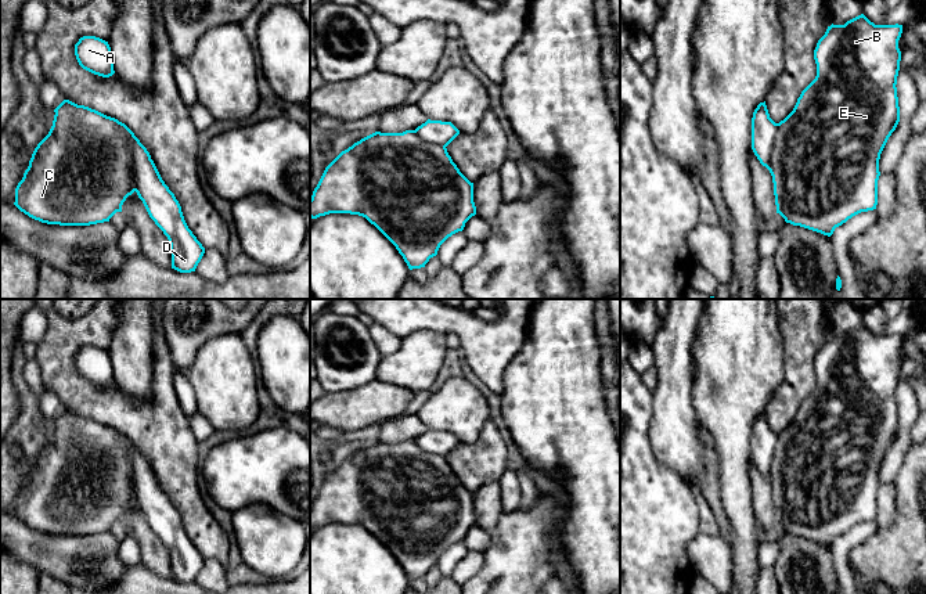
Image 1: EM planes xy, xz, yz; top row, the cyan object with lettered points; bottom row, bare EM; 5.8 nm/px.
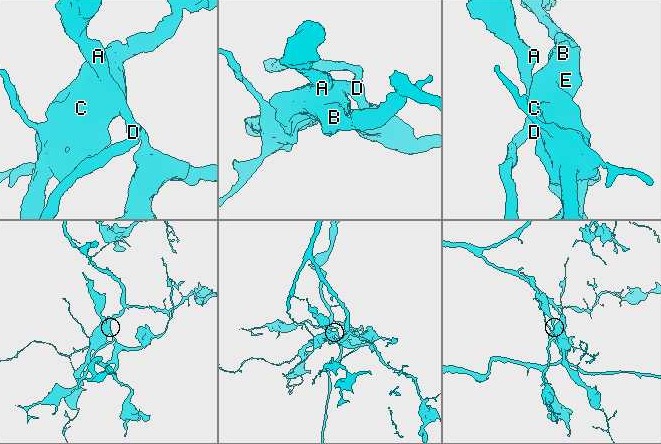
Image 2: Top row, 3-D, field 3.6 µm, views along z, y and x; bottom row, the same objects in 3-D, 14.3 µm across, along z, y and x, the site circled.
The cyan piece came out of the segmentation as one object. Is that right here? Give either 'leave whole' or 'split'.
split

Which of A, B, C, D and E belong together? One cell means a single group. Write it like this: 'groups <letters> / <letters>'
groups A D / B C E

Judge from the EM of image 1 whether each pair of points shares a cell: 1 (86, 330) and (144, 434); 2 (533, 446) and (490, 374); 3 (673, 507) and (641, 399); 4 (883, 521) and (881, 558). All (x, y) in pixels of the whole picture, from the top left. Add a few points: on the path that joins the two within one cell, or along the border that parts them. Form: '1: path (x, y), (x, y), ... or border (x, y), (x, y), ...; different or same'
1: path (67, 360), (67, 374), (94, 402), (114, 407); same
2: border (510, 362), (504, 373), (504, 389), (500, 393); different
3: path (645, 479), (634, 468), (634, 424); same
4: border (896, 497), (896, 518), (887, 526), (878, 530); different

